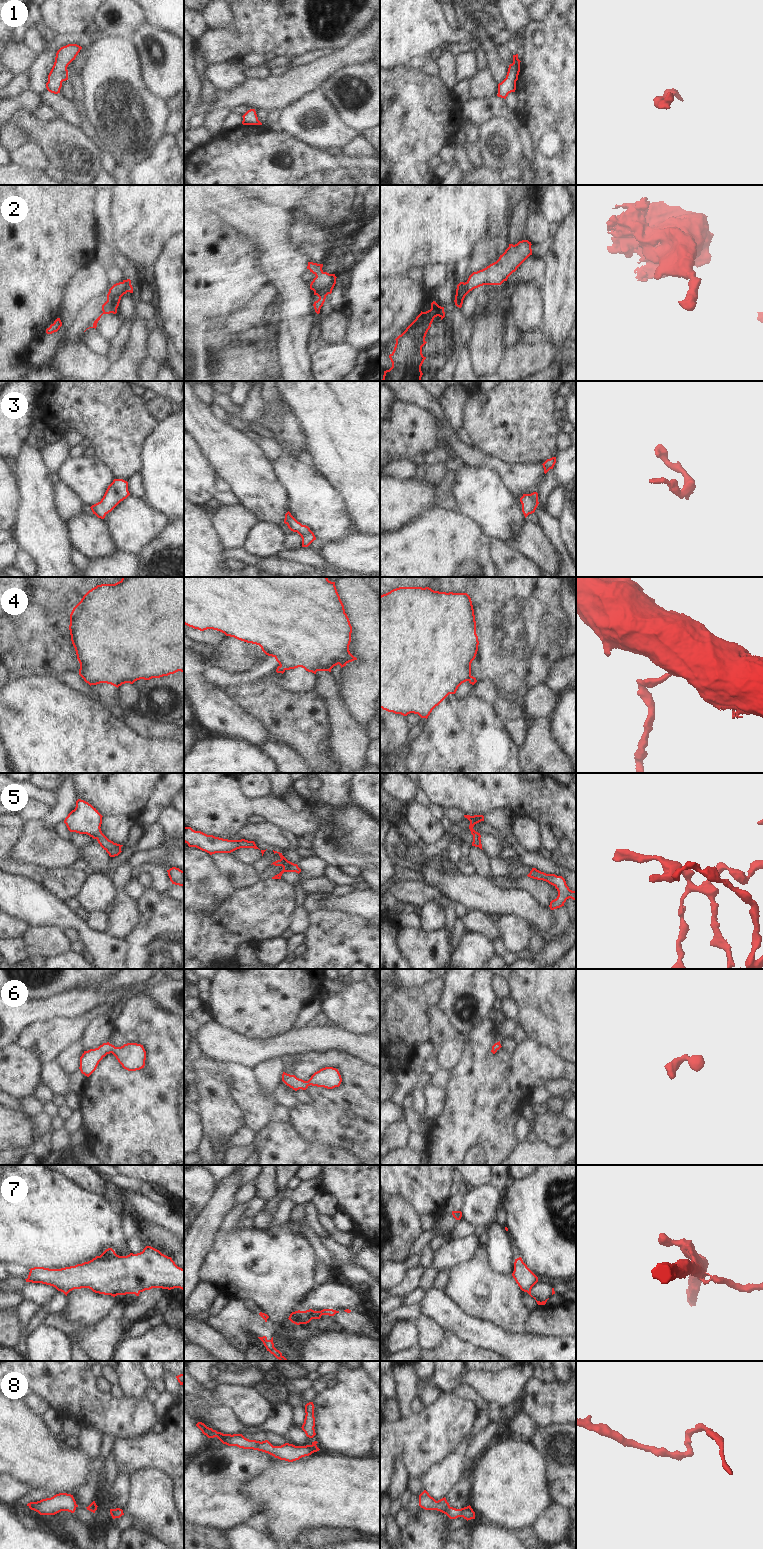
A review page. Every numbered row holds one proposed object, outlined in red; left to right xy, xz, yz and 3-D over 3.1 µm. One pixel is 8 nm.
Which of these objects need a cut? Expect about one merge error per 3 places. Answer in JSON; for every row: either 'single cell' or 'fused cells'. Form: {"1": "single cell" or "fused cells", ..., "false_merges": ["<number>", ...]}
{"1": "single cell", "2": "single cell", "3": "single cell", "4": "single cell", "5": "single cell", "6": "single cell", "7": "fused cells", "8": "single cell", "false_merges": ["7"]}

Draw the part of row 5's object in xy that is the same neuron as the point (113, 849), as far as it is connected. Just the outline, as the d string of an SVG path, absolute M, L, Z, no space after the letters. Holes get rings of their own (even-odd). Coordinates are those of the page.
M78 799L76 807L65 818L70 832L87 834L96 839L100 846L109 854L110 857L118 856L122 851L123 845L109 840L101 831L102 815L88 802Z

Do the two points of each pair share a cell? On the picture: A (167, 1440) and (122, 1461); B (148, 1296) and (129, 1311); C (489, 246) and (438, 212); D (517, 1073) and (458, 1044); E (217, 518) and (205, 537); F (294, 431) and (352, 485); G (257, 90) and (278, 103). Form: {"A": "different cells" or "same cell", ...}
{"A": "same cell", "B": "same cell", "C": "different cells", "D": "different cells", "E": "different cells", "F": "different cells", "G": "same cell"}

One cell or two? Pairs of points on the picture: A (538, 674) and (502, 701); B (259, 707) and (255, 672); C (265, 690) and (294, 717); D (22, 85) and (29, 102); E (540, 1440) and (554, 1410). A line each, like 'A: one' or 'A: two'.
A: two
B: two
C: one
D: two
E: two

